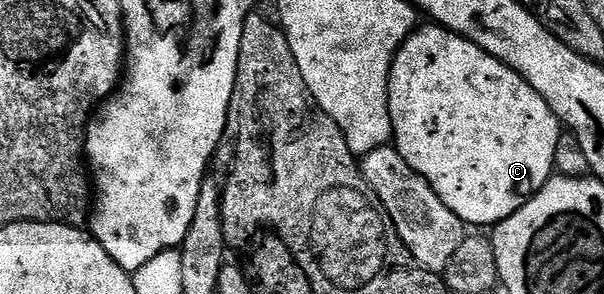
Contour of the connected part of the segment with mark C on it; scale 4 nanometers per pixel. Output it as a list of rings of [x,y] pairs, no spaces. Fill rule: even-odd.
[[[440,26],[429,27],[433,28],[418,27],[405,39],[403,46],[395,54],[389,71],[389,113],[393,123],[393,140],[397,153],[408,162],[411,170],[418,172],[432,186],[443,206],[447,206],[447,210],[451,210],[460,220],[464,220],[466,225],[496,226],[511,214],[518,212],[548,182],[550,176],[554,175],[555,146],[559,146],[563,125],[551,110],[551,106],[547,106],[541,95],[513,68],[508,68],[502,60],[496,60],[483,48],[475,46],[475,42],[463,38],[457,32],[450,32],[448,28]]]

